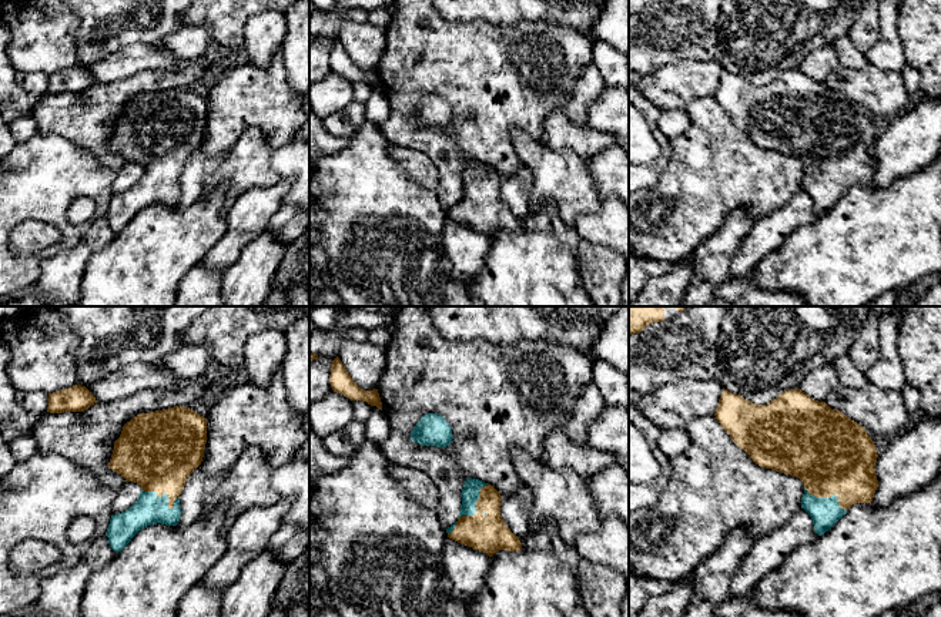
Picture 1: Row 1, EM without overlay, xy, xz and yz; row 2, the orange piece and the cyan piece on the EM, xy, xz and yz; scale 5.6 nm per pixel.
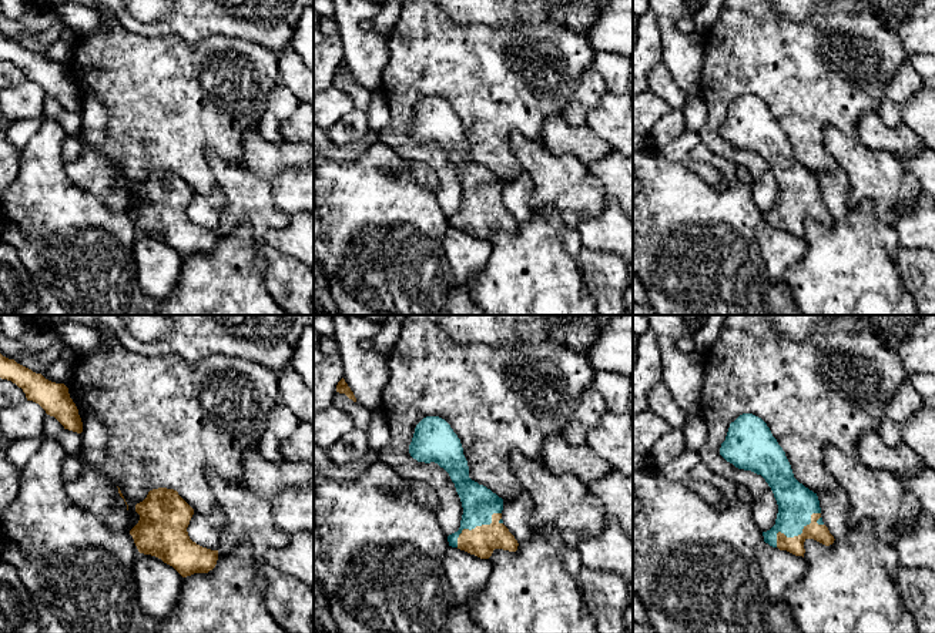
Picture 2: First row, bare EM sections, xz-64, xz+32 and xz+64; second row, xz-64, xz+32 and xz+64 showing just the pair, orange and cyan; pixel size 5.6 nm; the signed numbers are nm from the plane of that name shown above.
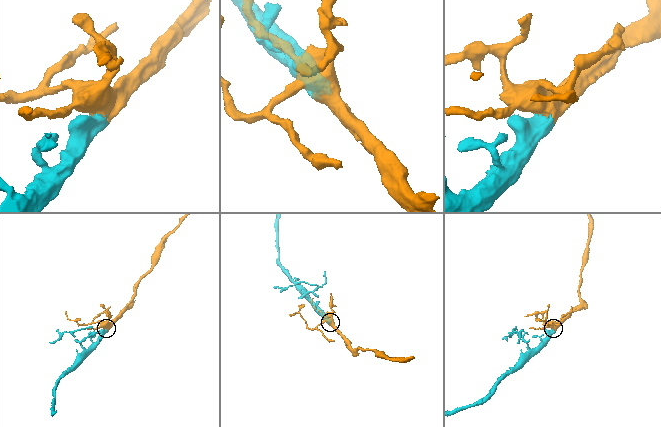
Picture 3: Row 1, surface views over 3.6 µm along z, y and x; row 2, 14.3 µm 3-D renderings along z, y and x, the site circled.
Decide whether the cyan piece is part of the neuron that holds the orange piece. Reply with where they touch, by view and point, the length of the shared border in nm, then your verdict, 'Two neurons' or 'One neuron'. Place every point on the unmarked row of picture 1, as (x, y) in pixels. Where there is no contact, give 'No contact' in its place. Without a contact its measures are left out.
Touches orange at xy (167, 175). Shared border 220 nm. One neuron

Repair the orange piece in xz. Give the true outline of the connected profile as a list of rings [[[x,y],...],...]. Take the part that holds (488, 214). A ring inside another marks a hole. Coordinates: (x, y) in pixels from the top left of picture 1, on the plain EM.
[[[468,158],[458,202],[446,209],[448,218],[489,238],[499,231],[519,232],[522,224],[505,205],[500,181],[502,177],[493,167]]]

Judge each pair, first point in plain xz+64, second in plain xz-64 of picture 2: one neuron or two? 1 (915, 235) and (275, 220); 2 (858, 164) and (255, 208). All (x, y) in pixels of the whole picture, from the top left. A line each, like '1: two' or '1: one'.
1: two
2: one

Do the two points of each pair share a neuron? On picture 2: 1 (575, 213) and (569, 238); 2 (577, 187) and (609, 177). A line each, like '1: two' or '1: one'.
1: two
2: two

